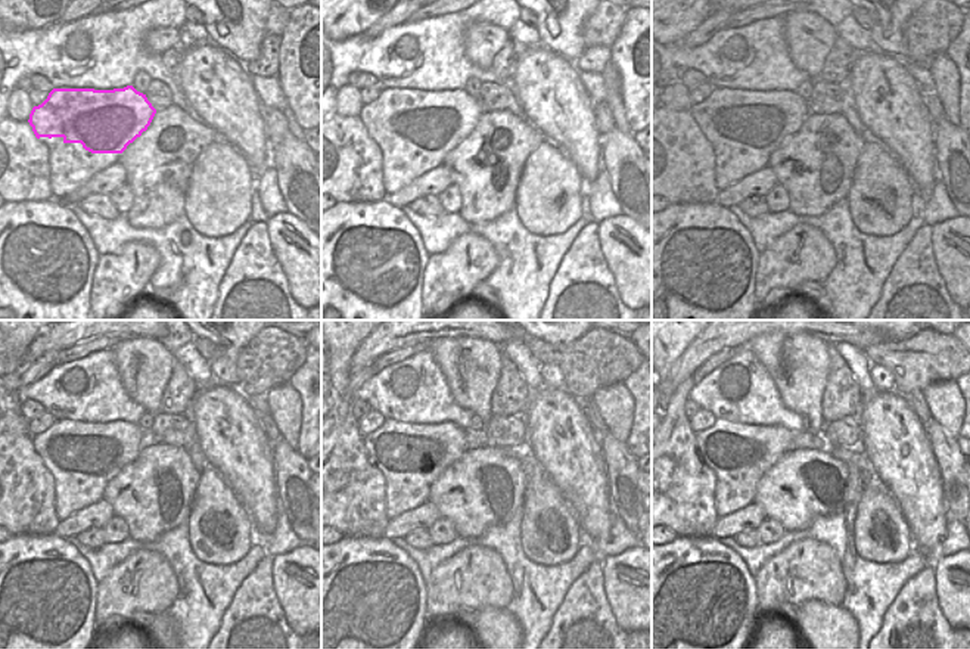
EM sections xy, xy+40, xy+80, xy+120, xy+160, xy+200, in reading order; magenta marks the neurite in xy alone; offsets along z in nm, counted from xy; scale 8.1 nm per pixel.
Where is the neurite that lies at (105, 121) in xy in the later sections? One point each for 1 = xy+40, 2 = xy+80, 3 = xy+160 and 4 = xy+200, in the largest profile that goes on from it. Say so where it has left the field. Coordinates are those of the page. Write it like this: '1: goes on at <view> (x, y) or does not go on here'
1: goes on at xy+40 (432, 121)
2: goes on at xy+80 (761, 121)
3: goes on at xy+160 (425, 452)
4: goes on at xy+200 (751, 450)

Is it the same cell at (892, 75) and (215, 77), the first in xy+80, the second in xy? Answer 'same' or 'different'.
different

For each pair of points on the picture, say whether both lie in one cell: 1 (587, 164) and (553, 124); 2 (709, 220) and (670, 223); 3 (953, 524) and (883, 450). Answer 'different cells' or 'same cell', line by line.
1: same cell
2: same cell
3: different cells

